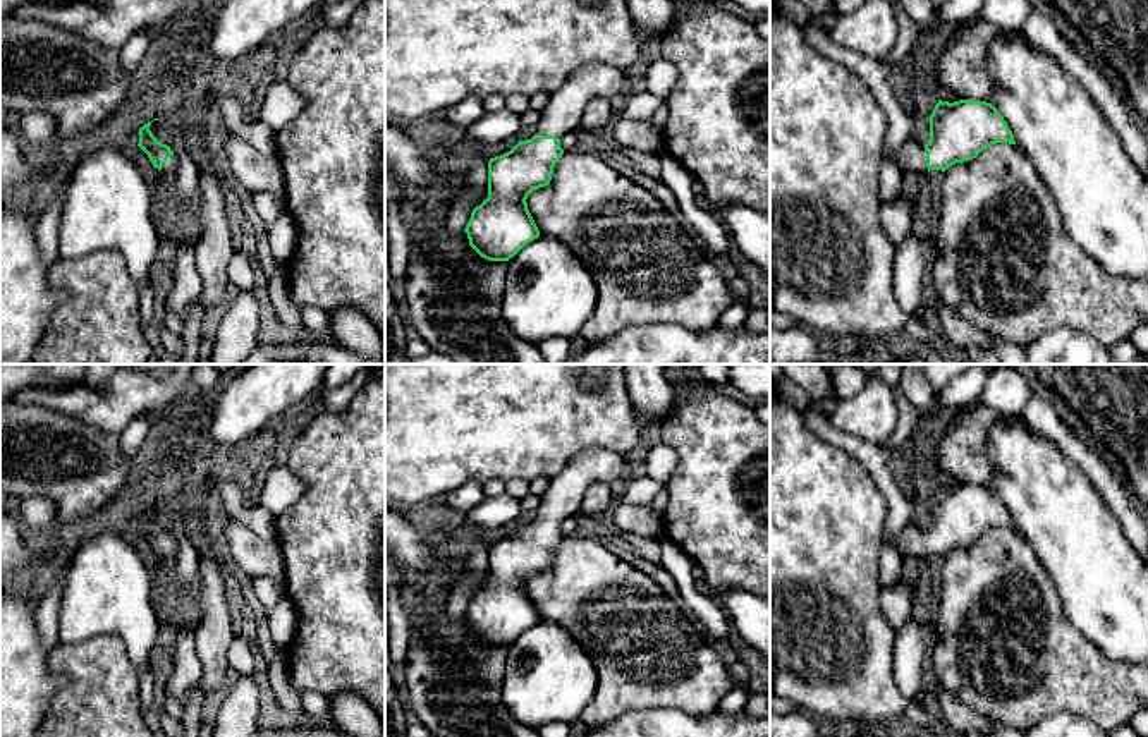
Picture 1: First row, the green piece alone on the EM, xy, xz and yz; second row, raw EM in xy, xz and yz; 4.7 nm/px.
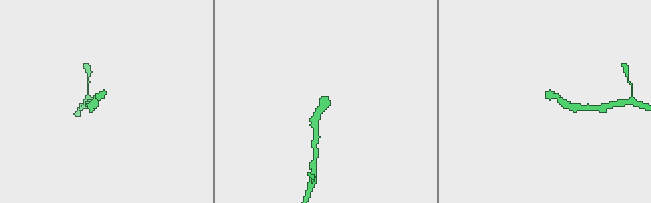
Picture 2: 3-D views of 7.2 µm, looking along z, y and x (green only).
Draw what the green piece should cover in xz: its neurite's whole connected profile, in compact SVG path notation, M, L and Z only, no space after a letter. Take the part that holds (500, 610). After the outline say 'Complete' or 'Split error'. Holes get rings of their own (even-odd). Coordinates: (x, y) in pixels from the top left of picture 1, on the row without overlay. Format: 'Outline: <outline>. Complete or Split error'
Outline: M586 448L550 479L536 519L488 546L488 582L473 594L464 613L469 630L488 646L509 646L540 622L528 581L550 569L562 543L560 522L579 514L591 483L624 483L627 464L607 448Z. Split error

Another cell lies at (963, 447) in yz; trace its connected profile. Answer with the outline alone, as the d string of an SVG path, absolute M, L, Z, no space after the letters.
M983 405L952 412L937 447L938 467L954 476L959 484L992 488L993 472L986 457L986 442L992 426L1004 419L1002 409Z

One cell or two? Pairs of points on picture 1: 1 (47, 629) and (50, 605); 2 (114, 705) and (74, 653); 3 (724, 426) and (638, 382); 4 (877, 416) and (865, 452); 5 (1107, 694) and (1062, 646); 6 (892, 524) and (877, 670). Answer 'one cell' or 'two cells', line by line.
1: one cell
2: one cell
3: two cells
4: two cells
5: one cell
6: two cells

